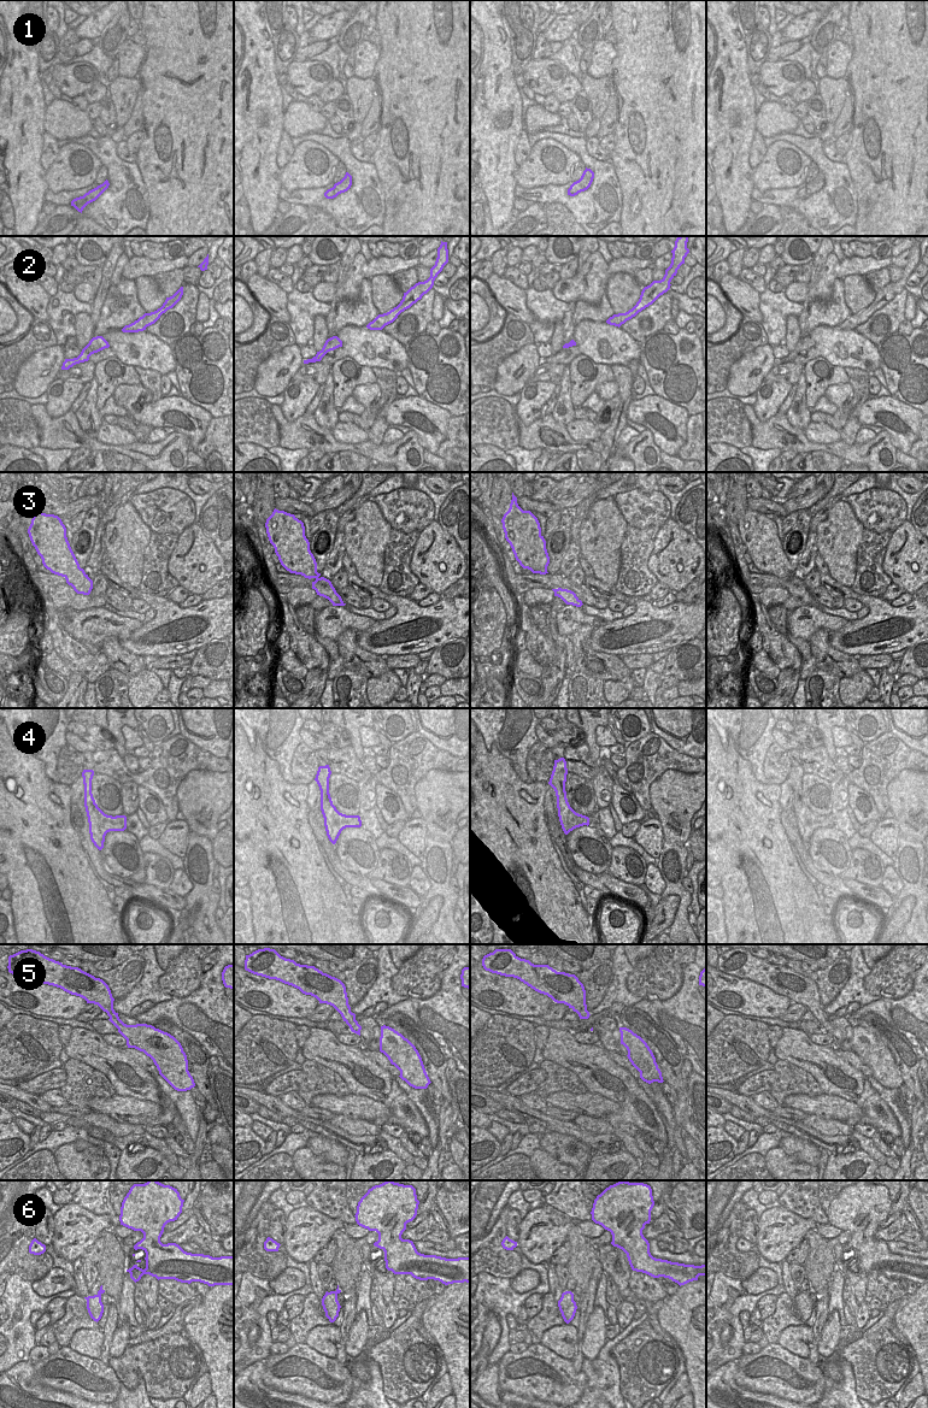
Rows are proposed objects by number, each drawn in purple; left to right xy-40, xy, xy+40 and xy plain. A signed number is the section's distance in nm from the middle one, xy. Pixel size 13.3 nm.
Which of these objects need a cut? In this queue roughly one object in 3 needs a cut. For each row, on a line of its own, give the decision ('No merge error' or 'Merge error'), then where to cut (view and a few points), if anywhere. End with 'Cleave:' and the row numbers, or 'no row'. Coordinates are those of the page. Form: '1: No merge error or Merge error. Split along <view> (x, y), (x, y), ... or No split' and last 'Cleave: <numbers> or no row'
1: No merge error. No split
2: No merge error. No split
3: No merge error. No split
4: No merge error. No split
5: No merge error. No split
6: No merge error. No split
Cleave: no row

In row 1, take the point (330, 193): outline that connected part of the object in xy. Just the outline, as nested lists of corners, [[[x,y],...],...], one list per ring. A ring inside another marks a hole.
[[[346,172],[345,177],[324,193],[327,199],[334,199],[339,194],[347,192],[352,185],[352,176]]]

